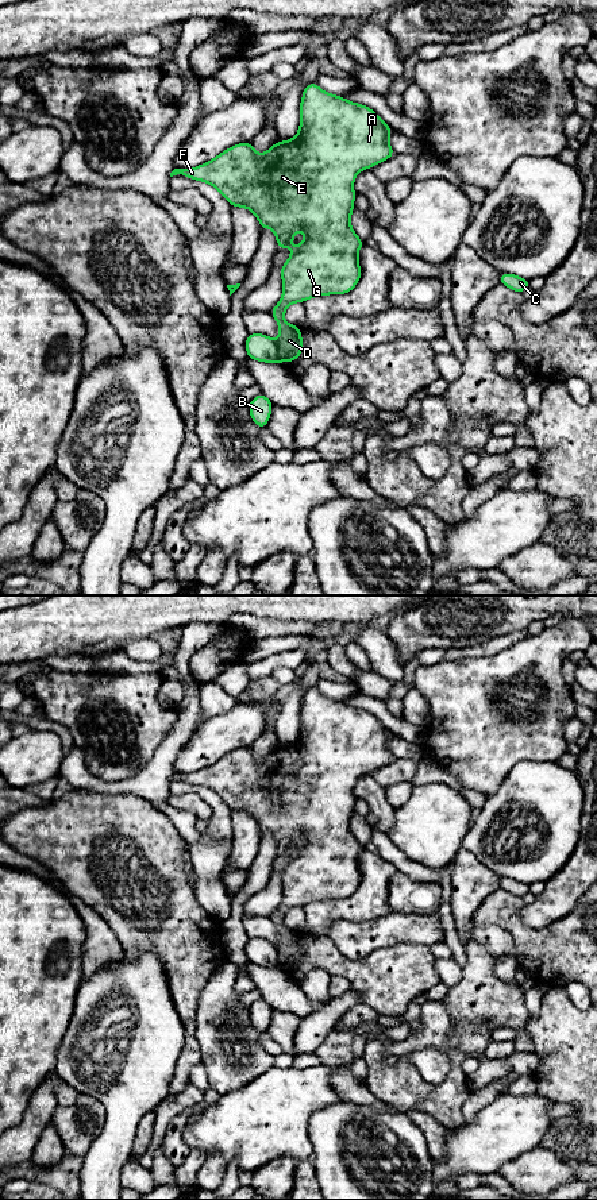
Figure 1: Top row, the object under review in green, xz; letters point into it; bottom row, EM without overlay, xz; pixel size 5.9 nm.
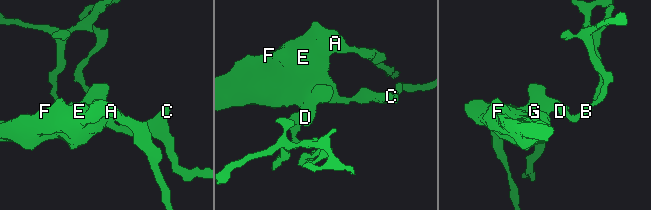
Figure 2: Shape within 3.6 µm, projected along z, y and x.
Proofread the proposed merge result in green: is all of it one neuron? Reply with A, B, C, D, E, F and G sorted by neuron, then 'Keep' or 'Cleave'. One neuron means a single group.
Groups: A C D E F G / B. Cleave

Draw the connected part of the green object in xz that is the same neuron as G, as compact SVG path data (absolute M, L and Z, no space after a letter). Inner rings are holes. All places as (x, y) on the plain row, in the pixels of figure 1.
M316 687L305 691L300 709L300 733L293 744L273 749L265 759L254 756L251 746L231 751L209 767L199 772L174 773L170 782L181 779L190 784L204 786L215 791L231 811L250 814L259 826L261 836L271 833L278 848L277 854L292 853L292 860L281 872L282 902L270 915L280 934L276 945L281 966L293 966L303 957L301 934L298 930L288 929L284 918L293 907L304 907L312 902L327 899L346 899L351 896L361 884L361 872L358 856L365 849L350 829L350 821L354 815L355 795L354 784L363 773L371 773L374 769L385 767L396 757L389 751L388 730L373 714L363 709L351 707L342 701L334 701L324 697ZM303 834L305 845L300 850L290 850L296 836Z

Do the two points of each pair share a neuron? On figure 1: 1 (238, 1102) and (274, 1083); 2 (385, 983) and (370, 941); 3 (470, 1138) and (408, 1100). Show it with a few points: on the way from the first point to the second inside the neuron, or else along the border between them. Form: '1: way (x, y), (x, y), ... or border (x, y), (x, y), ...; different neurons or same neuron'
1: way (247, 1102), (255, 1102), (265, 1092); same neuron
2: border (404, 942), (359, 959), (342, 955); different neurons
3: border (465, 1122), (449, 1130); different neurons

